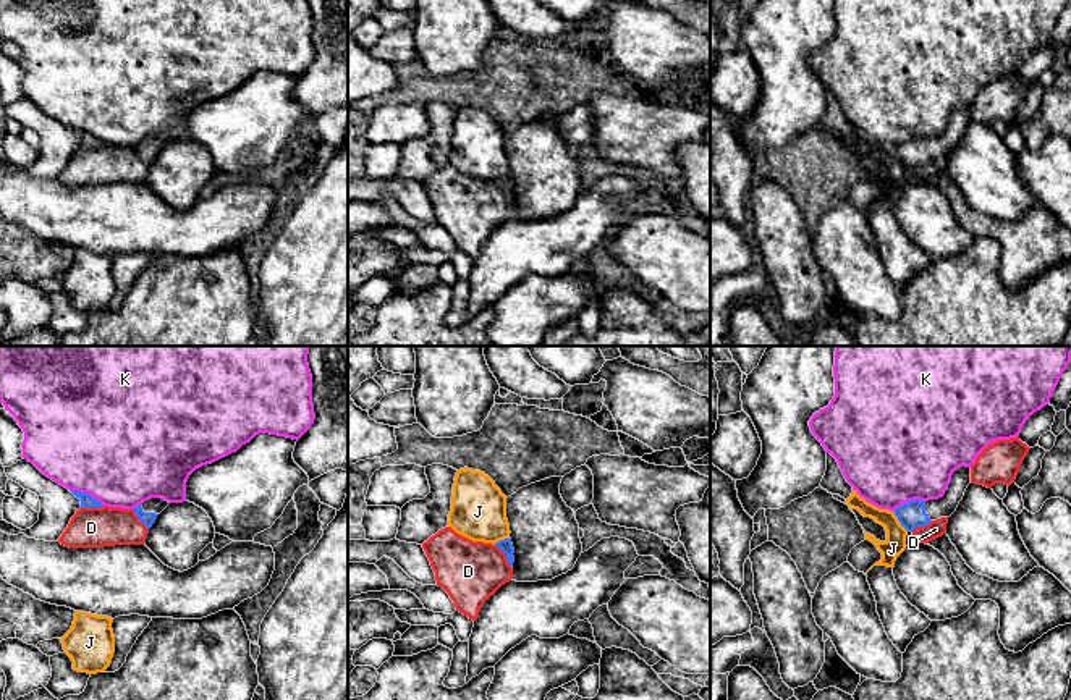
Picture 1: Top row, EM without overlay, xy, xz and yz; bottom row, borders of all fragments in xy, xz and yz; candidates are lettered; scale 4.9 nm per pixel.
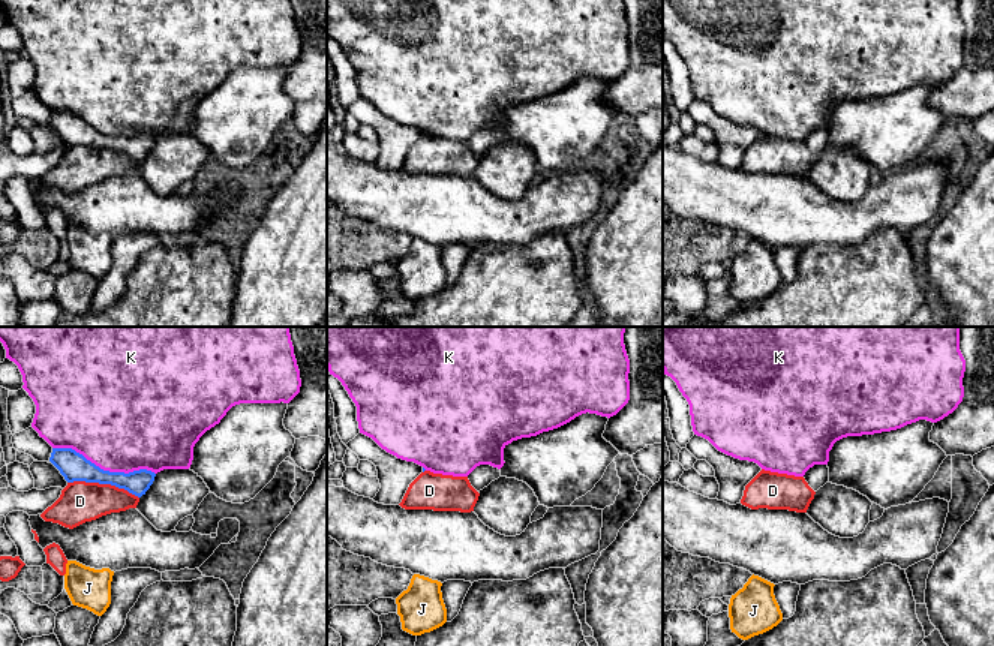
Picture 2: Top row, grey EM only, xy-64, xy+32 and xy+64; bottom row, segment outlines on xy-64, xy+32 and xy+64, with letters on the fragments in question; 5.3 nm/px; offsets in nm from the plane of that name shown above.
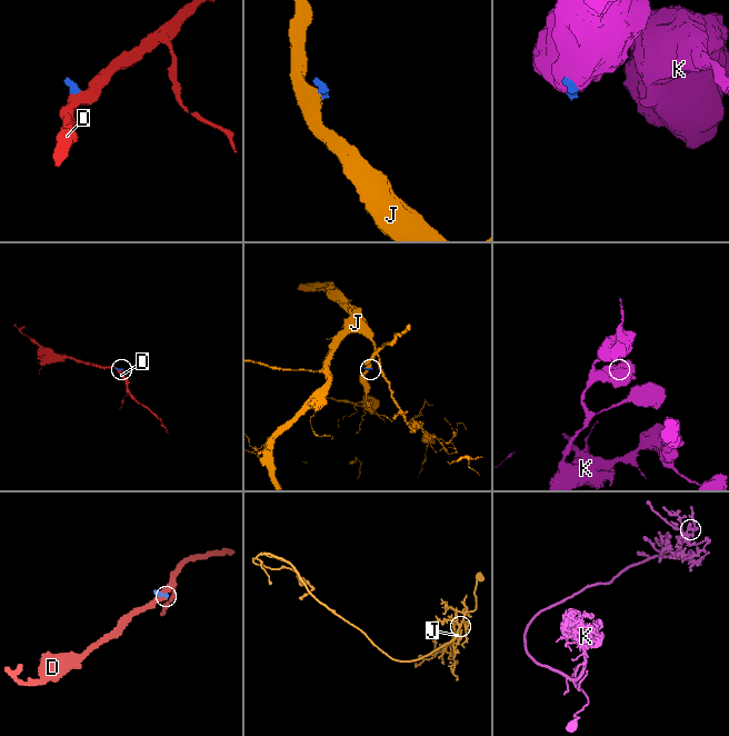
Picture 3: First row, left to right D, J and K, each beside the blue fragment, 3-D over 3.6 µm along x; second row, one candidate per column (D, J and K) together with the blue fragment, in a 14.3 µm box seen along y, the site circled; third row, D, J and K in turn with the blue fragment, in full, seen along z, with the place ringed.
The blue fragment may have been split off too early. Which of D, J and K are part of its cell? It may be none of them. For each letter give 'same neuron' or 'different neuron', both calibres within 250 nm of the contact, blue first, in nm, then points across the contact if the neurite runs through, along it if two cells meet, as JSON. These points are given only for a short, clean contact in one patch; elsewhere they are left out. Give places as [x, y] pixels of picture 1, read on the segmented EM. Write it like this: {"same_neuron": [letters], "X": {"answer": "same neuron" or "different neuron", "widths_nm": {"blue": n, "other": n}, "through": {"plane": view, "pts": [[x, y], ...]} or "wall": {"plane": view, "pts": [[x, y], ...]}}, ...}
{"same_neuron": [], "D": {"answer": "different neuron", "widths_nm": {"blue": 60, "other": 200}, "wall": {"plane": "xy", "pts": [[104, 506], [83, 506], [80, 510]]}}, "J": {"answer": "different neuron", "widths_nm": {"blue": 130, "other": 100}, "wall": {"plane": "yz", "pts": [[892, 511], [908, 531]]}}, "K": {"answer": "different neuron", "widths_nm": {"blue": 60, "other": 500}}}

